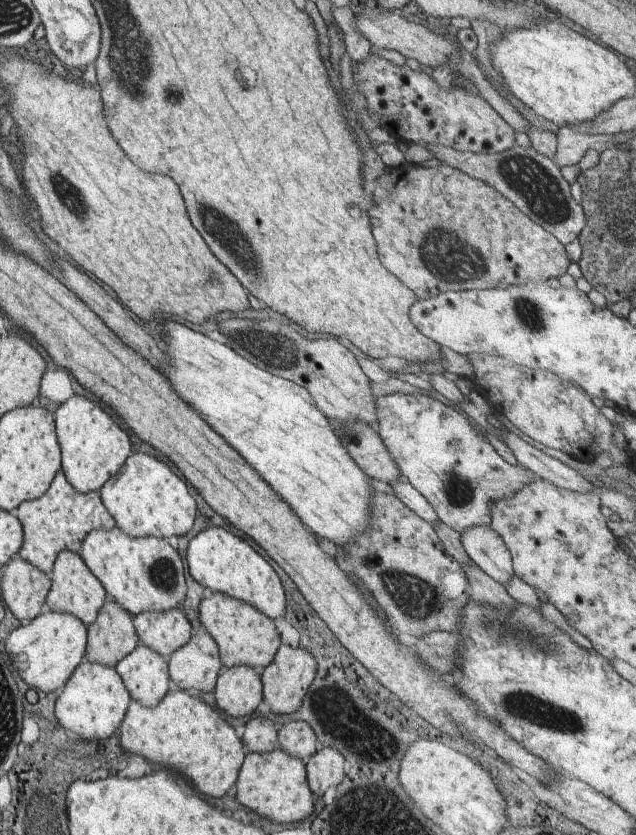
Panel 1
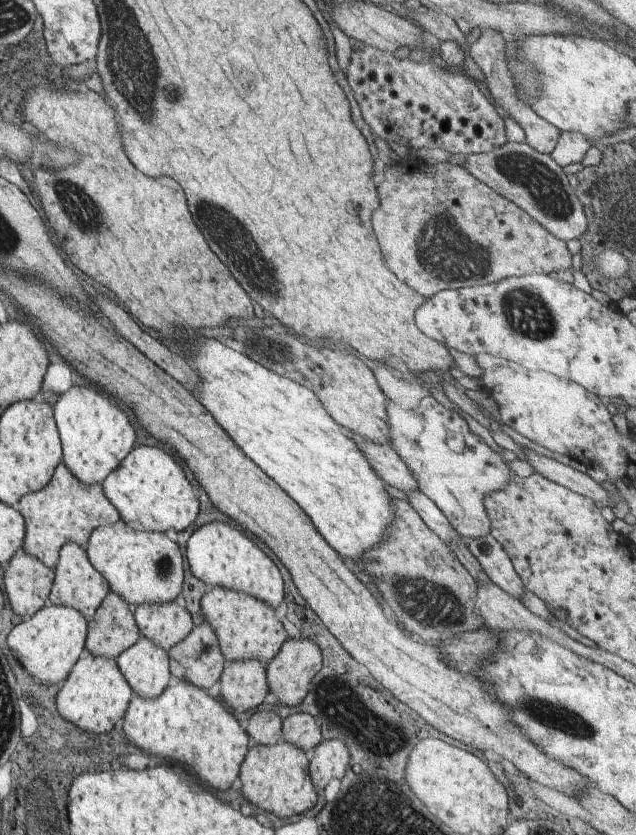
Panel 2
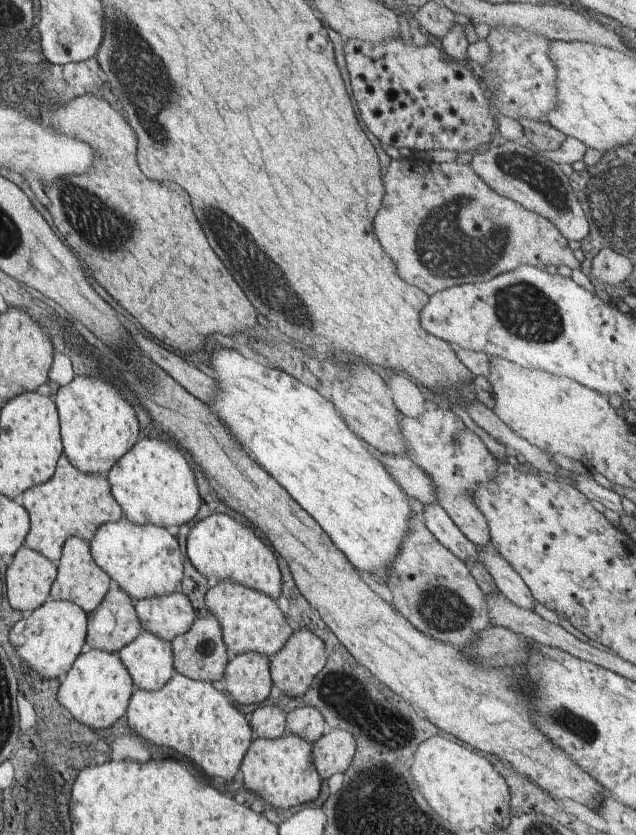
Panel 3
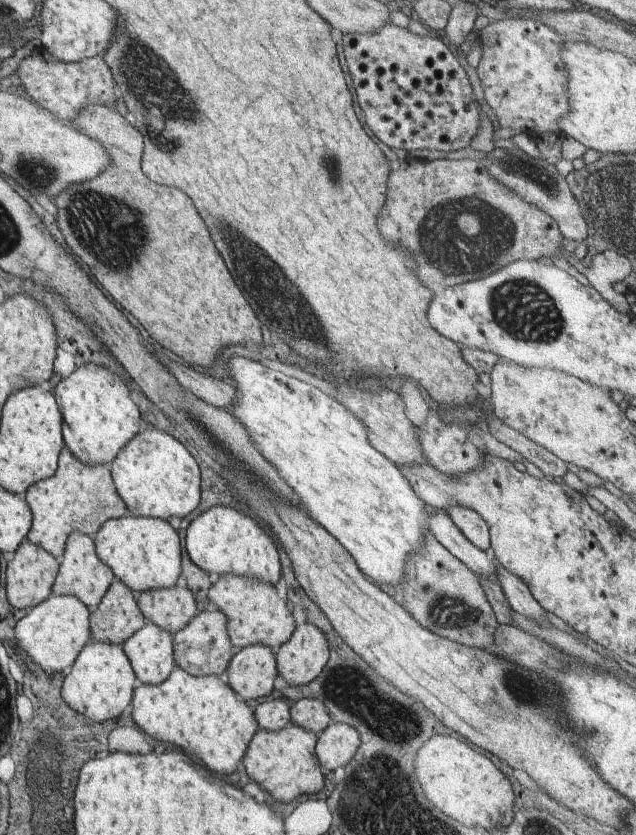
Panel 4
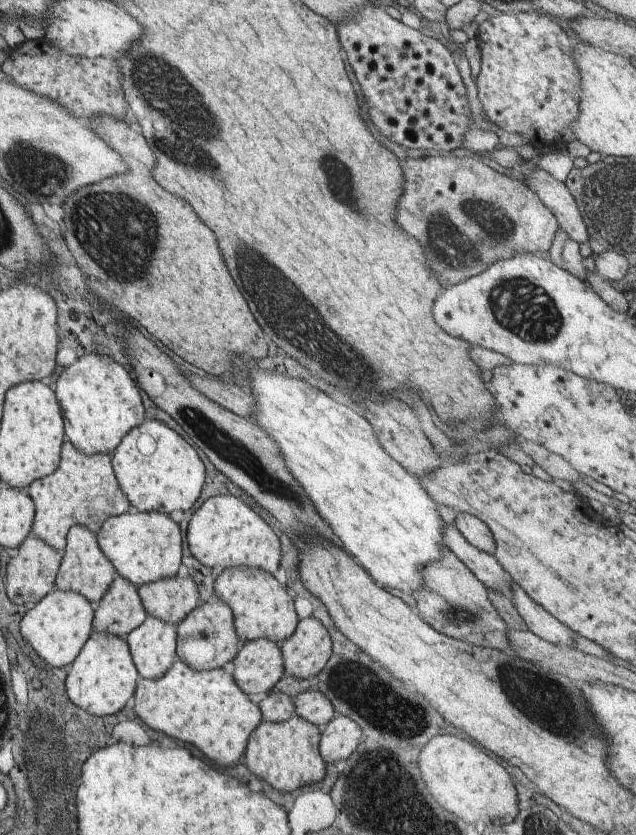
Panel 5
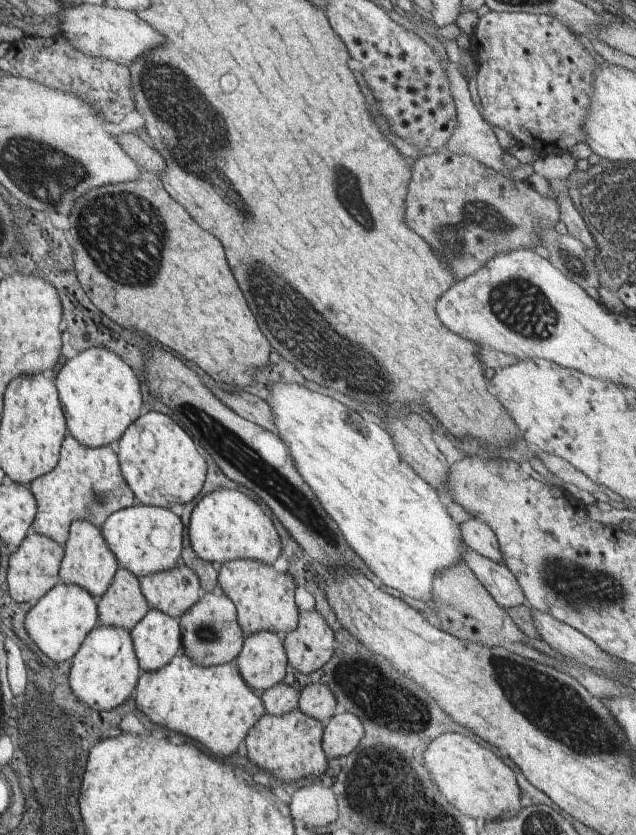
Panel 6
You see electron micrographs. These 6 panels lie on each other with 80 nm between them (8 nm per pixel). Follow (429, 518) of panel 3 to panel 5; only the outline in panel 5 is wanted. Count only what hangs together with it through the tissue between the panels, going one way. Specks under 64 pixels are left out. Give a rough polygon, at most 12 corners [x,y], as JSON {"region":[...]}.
{"region":[[452,525],[445,545],[478,577],[504,594],[512,578],[495,555],[472,546]]}

